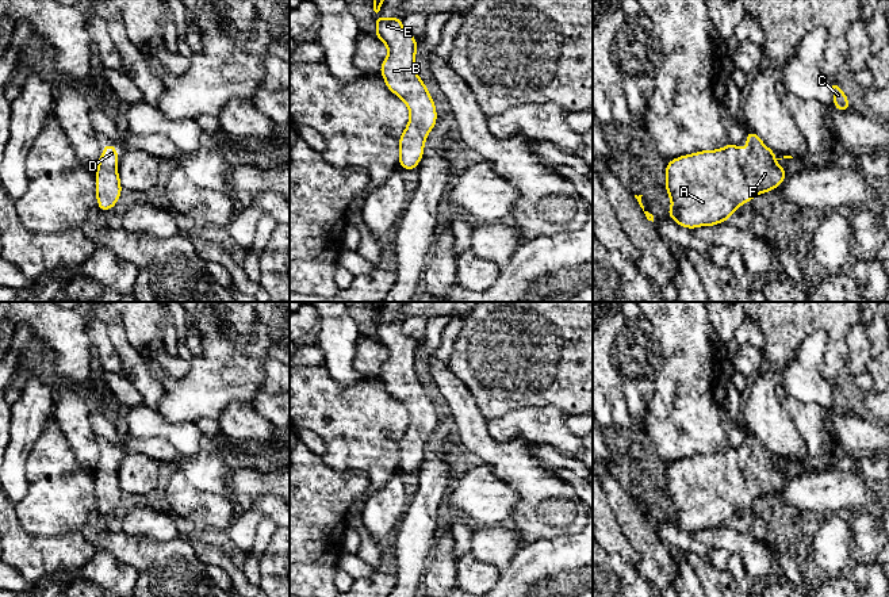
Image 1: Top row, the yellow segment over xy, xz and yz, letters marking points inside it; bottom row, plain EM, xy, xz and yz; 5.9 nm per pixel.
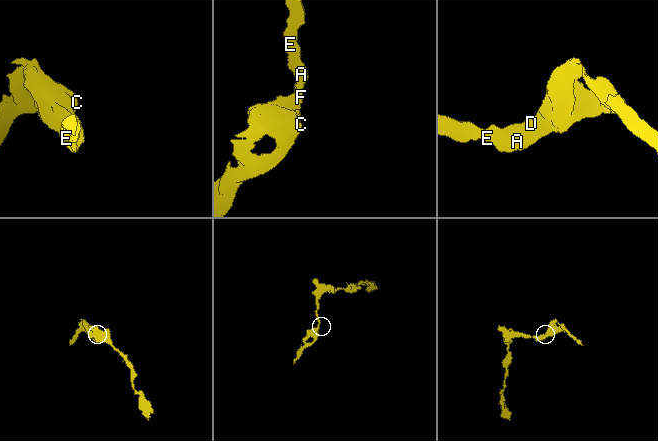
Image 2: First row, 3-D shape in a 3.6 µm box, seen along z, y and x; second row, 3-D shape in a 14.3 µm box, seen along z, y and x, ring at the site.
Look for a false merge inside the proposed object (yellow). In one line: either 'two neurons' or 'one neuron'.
one neuron

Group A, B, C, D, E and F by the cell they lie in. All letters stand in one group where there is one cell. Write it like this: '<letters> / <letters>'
A B C D E F

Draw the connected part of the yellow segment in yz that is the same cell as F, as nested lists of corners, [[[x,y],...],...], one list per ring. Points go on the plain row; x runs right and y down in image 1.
[[[750,435],[744,443],[748,445],[748,451],[744,454],[739,448],[728,447],[721,452],[696,455],[668,464],[666,468],[666,494],[673,510],[667,512],[667,517],[679,529],[693,533],[698,529],[714,529],[727,525],[743,506],[755,502],[756,498],[775,493],[785,483],[788,474],[775,467],[777,463],[782,462],[775,462],[775,455],[769,452],[754,435]]]

